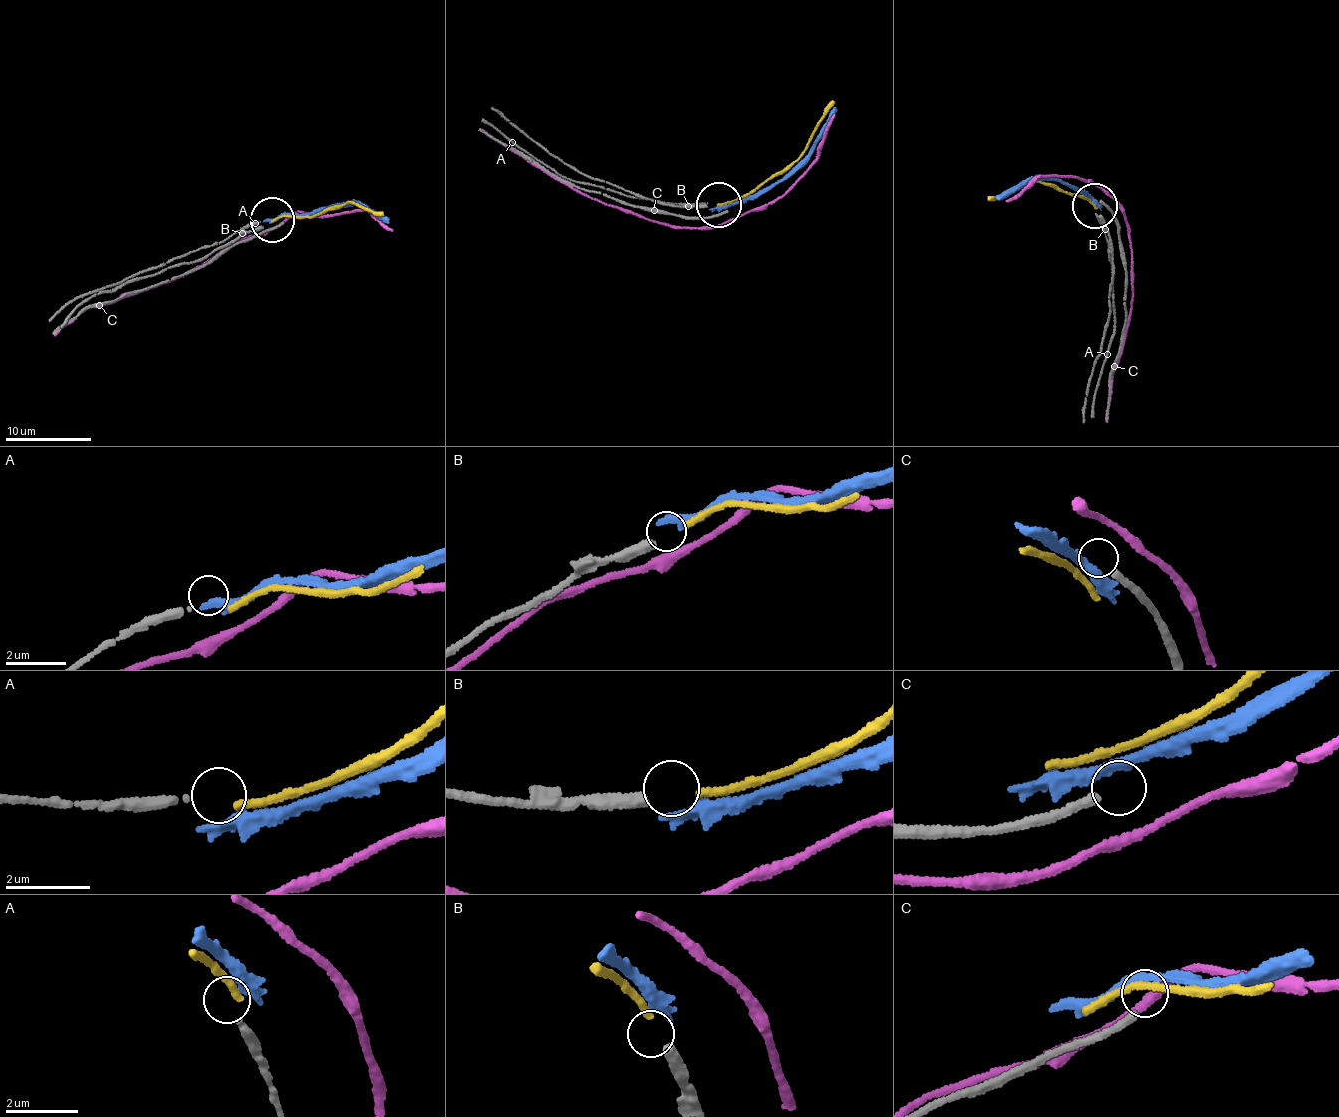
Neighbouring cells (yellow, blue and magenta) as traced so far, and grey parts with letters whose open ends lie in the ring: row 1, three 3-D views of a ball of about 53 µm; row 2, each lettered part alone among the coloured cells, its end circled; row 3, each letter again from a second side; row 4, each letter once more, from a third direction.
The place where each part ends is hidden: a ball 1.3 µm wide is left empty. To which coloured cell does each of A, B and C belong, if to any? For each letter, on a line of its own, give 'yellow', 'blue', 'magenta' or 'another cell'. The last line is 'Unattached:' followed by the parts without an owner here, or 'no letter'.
A: another cell
B: yellow
C: another cell
Unattached: A, C

